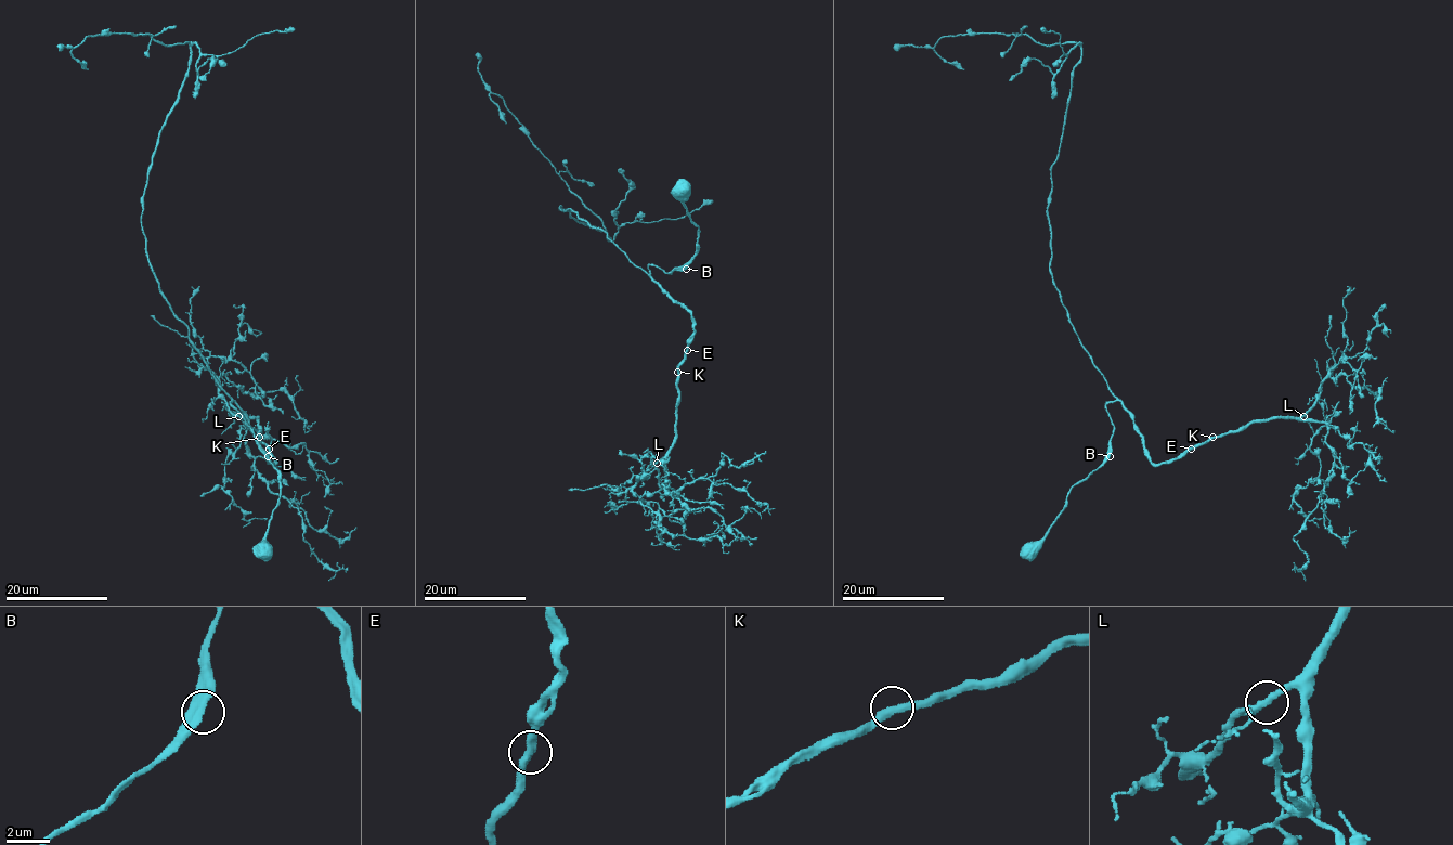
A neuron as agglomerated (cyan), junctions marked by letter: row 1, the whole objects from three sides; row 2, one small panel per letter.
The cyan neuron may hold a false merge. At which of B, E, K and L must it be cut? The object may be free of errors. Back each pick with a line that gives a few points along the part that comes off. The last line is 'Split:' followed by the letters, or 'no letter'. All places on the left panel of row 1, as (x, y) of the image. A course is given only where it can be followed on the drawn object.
Split: no letter

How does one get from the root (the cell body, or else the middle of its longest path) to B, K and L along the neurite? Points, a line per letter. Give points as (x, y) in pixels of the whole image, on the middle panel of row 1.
B: (682, 190), (682, 203), (698, 226), (697, 255), (686, 269)
K: (682, 190), (698, 226), (697, 252), (672, 272), (648, 265), (693, 323), (677, 372)
L: (682, 190), (697, 252), (672, 272), (648, 270), (690, 314), (695, 335), (679, 366), (675, 442), (657, 463)

